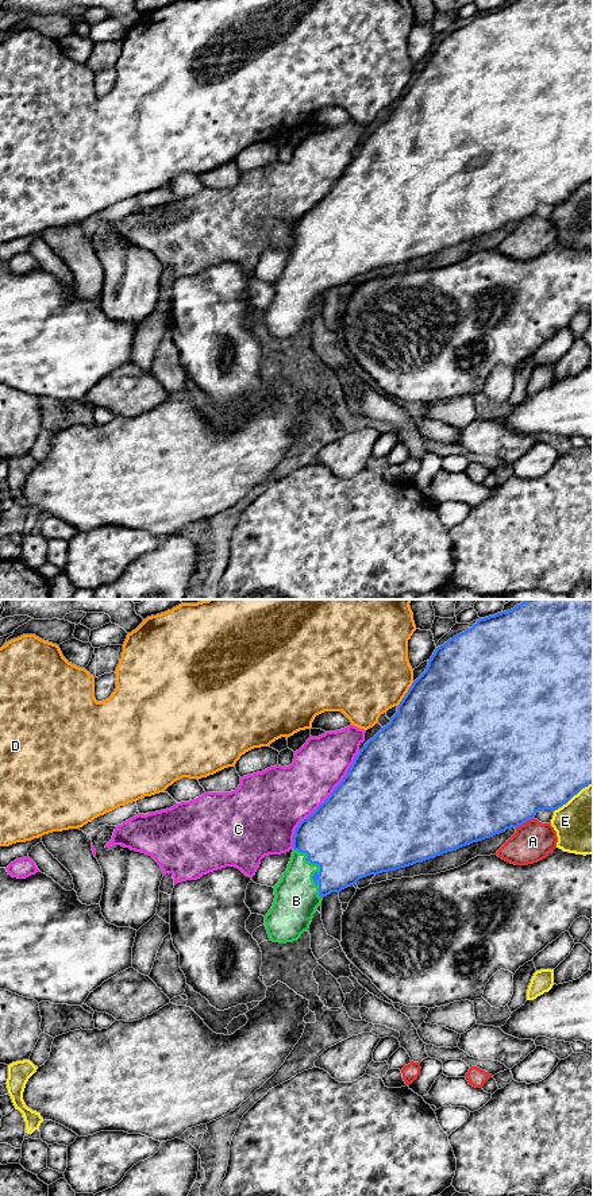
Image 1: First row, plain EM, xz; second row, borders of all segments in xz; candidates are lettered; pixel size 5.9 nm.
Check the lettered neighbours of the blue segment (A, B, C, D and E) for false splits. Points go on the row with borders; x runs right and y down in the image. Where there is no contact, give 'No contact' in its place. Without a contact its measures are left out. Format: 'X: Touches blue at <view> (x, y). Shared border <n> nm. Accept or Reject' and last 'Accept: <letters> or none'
A: Touches blue at xz (524, 822). Shared border 140 nm. Reject
B: Touches blue at xz (320, 868). Shared border 340 nm. Accept
C: Touches blue at xz (324, 801). Shared border 700 nm. Reject
D: Touches blue at xz (405, 695). Shared border 170 nm. Reject
E: Touches blue at xz (573, 795). Shared border 300 nm. Reject
Accept: B

